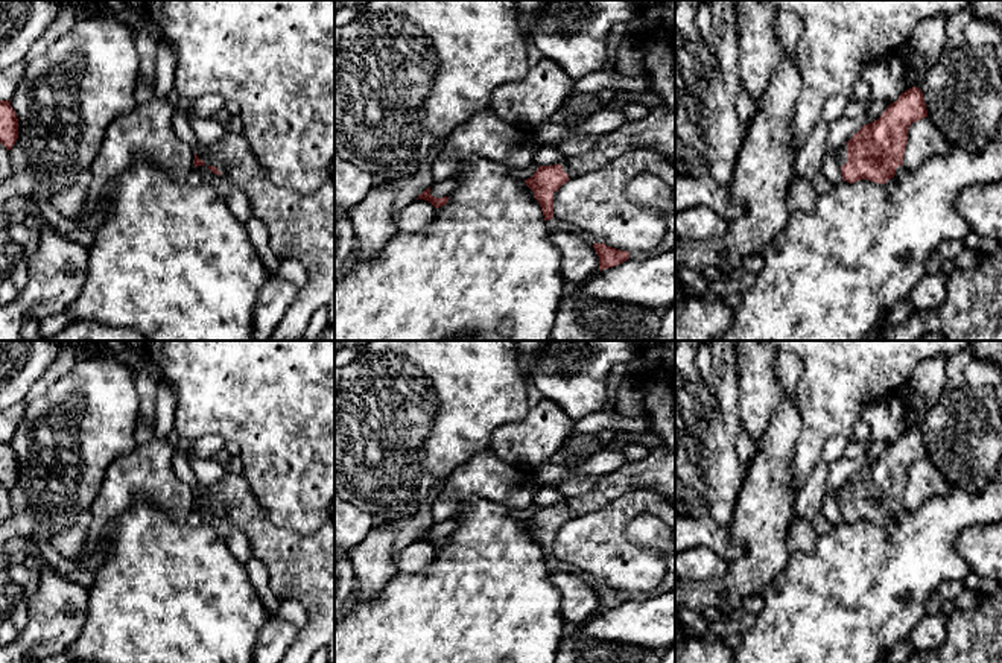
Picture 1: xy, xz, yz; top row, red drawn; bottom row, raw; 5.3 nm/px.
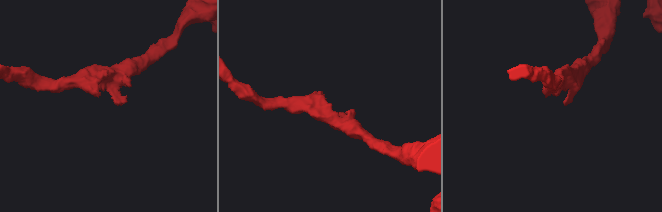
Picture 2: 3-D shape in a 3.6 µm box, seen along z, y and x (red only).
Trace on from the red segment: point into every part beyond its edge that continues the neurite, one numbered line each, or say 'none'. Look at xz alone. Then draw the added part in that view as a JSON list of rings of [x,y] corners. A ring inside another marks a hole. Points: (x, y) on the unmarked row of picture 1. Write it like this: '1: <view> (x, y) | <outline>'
1: xz (656, 472) | [[[666,444],[655,447],[645,459],[626,462],[616,471],[601,476],[591,490],[567,499],[561,506],[572,520],[634,490],[651,490],[664,499],[675,496],[675,452]]]

